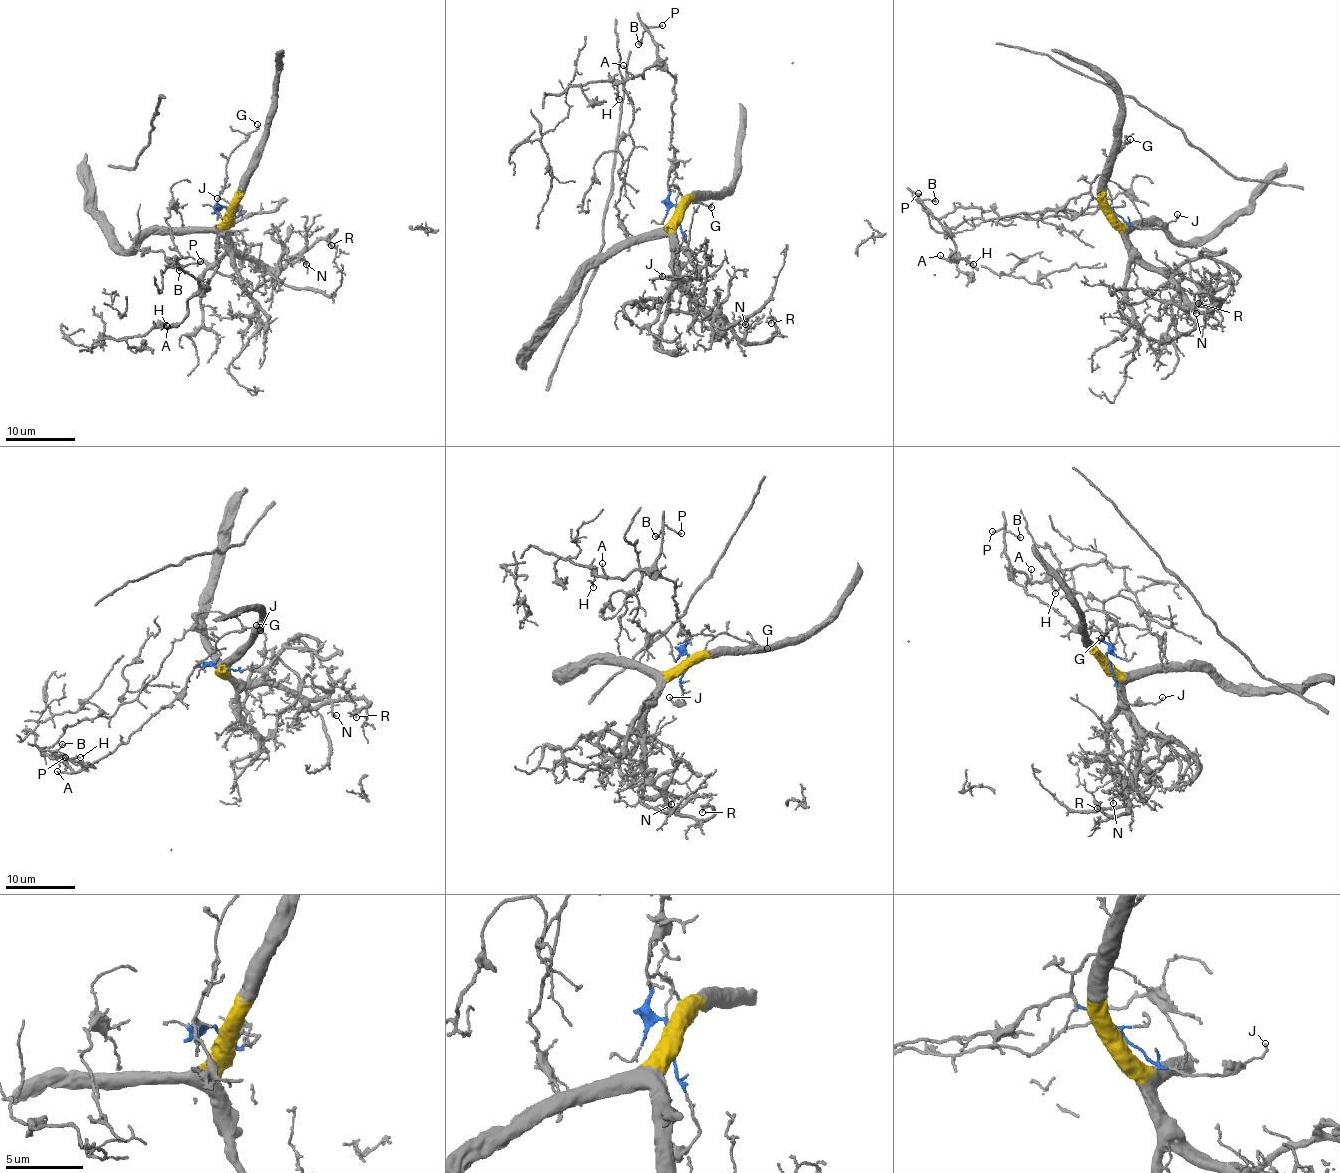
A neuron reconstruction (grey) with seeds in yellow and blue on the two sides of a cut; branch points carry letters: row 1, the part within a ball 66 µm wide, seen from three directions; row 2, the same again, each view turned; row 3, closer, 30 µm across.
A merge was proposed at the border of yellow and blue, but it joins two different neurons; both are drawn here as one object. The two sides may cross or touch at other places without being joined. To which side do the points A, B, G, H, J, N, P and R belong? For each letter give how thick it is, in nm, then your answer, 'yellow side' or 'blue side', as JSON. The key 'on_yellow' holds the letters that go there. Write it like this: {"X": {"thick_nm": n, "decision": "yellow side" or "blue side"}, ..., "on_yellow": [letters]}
{"A": {"thick_nm": 140, "decision": "blue side"}, "B": {"thick_nm": 170, "decision": "blue side"}, "G": {"thick_nm": 150, "decision": "blue side"}, "H": {"thick_nm": 110, "decision": "blue side"}, "J": {"thick_nm": 130, "decision": "blue side"}, "N": {"thick_nm": 80, "decision": "yellow side"}, "P": {"thick_nm": 140, "decision": "blue side"}, "R": {"thick_nm": 170, "decision": "yellow side"}, "on_yellow": ["N", "R"]}

